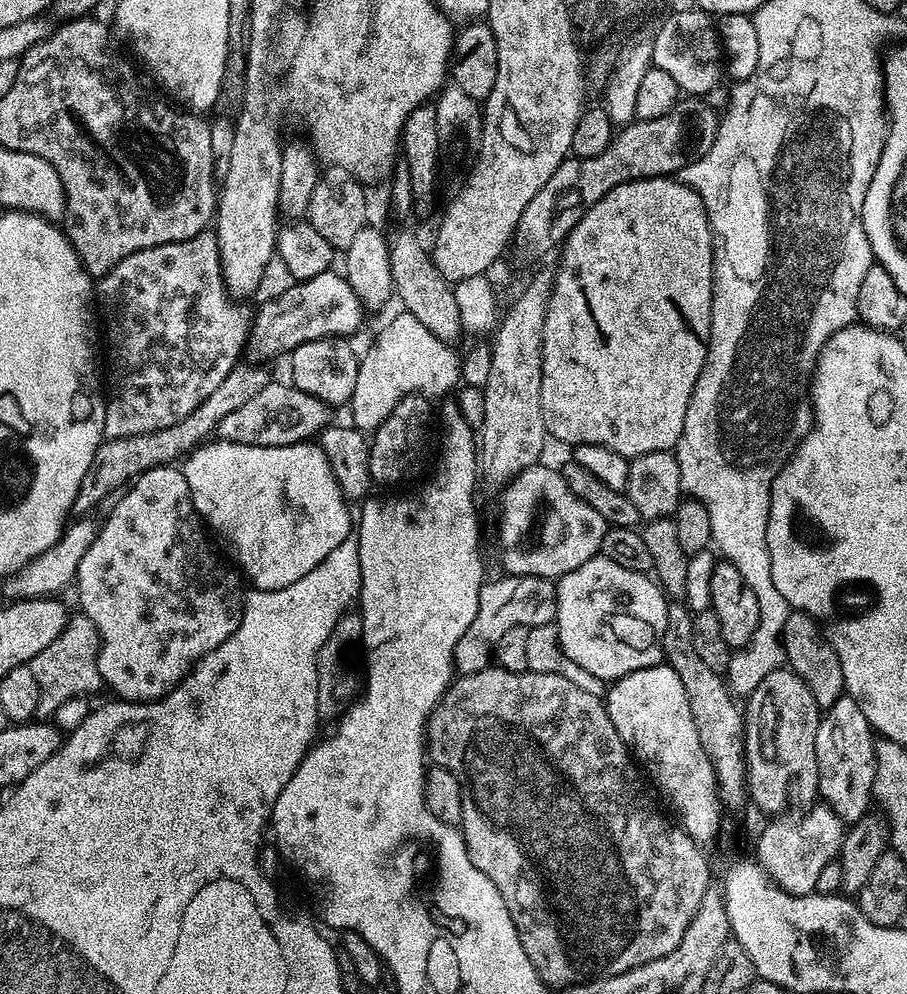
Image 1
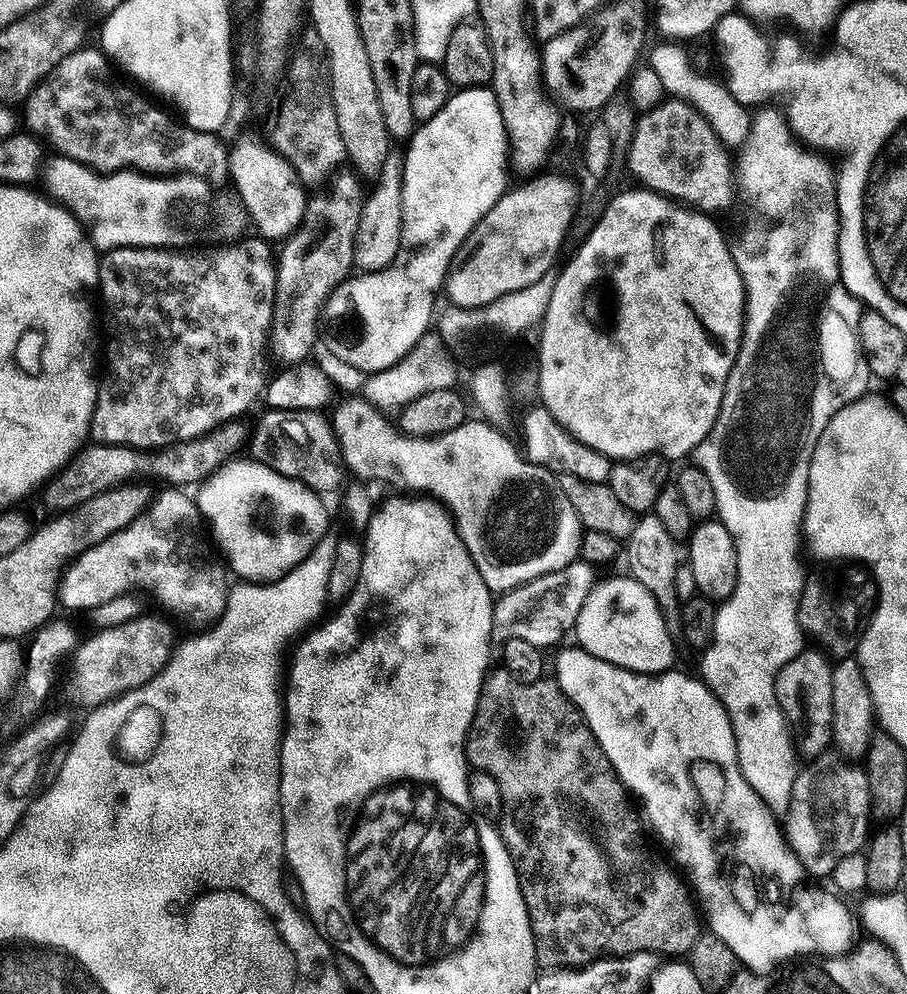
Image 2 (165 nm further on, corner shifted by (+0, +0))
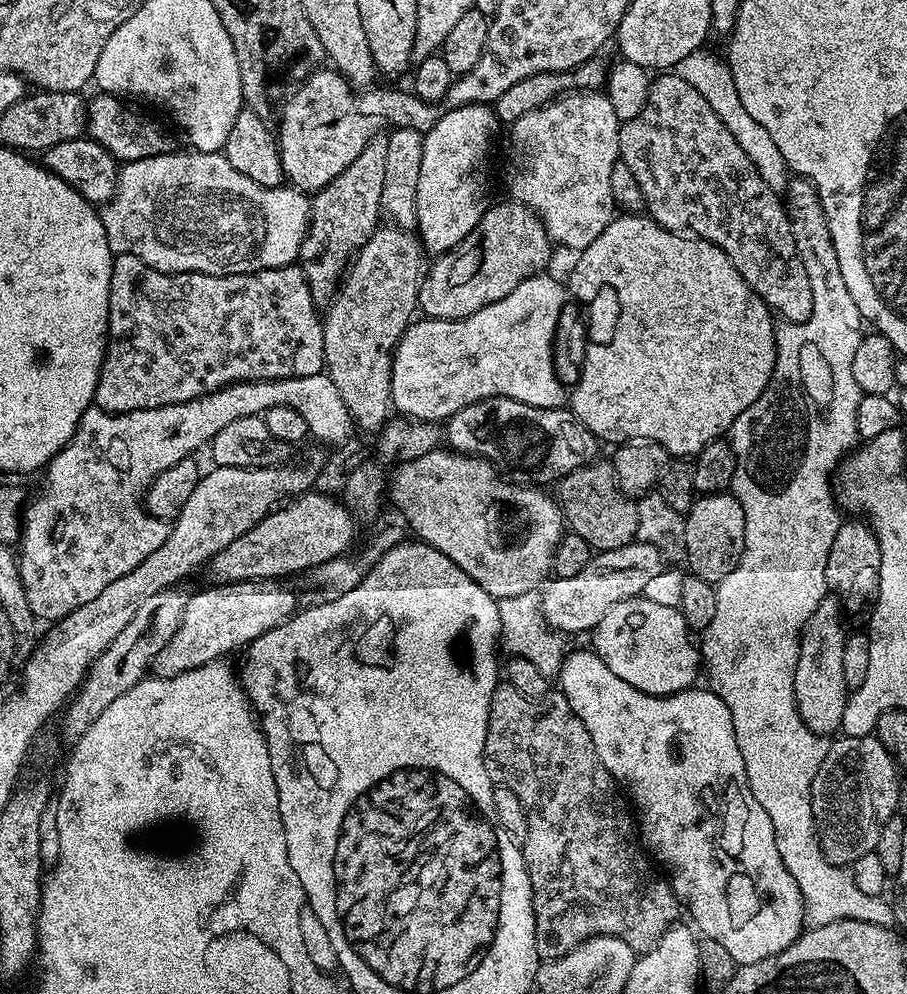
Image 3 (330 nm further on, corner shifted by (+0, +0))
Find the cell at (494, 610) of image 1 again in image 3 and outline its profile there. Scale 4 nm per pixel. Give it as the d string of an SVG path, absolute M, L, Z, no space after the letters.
M633 542L609 552L600 552L593 555L591 562L578 574L570 578L549 579L539 589L540 613L548 627L557 633L591 633L598 622L602 622L610 606L641 595L646 582L663 572L665 567L666 562L659 550L649 544Z

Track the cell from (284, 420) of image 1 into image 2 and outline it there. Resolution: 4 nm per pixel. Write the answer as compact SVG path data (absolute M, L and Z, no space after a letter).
M243 419L228 420L219 424L205 436L199 436L186 442L167 444L165 448L127 448L125 444L89 443L80 449L43 489L44 500L52 510L76 508L82 502L94 498L111 488L133 482L153 482L161 480L164 484L192 484L199 486L208 477L237 455L240 447L250 440L250 428Z

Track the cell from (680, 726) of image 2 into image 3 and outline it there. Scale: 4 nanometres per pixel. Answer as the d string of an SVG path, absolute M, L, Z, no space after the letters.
M569 651L561 659L559 691L586 730L590 730L605 770L632 791L639 835L646 848L648 843L647 851L672 871L670 883L677 901L688 907L689 914L696 919L695 927L700 927L703 935L726 946L737 965L758 962L786 950L805 927L804 900L778 854L770 814L758 806L748 785L730 710L718 694L704 686L693 686L672 696L639 692L630 682L622 682L595 651L587 651Z

